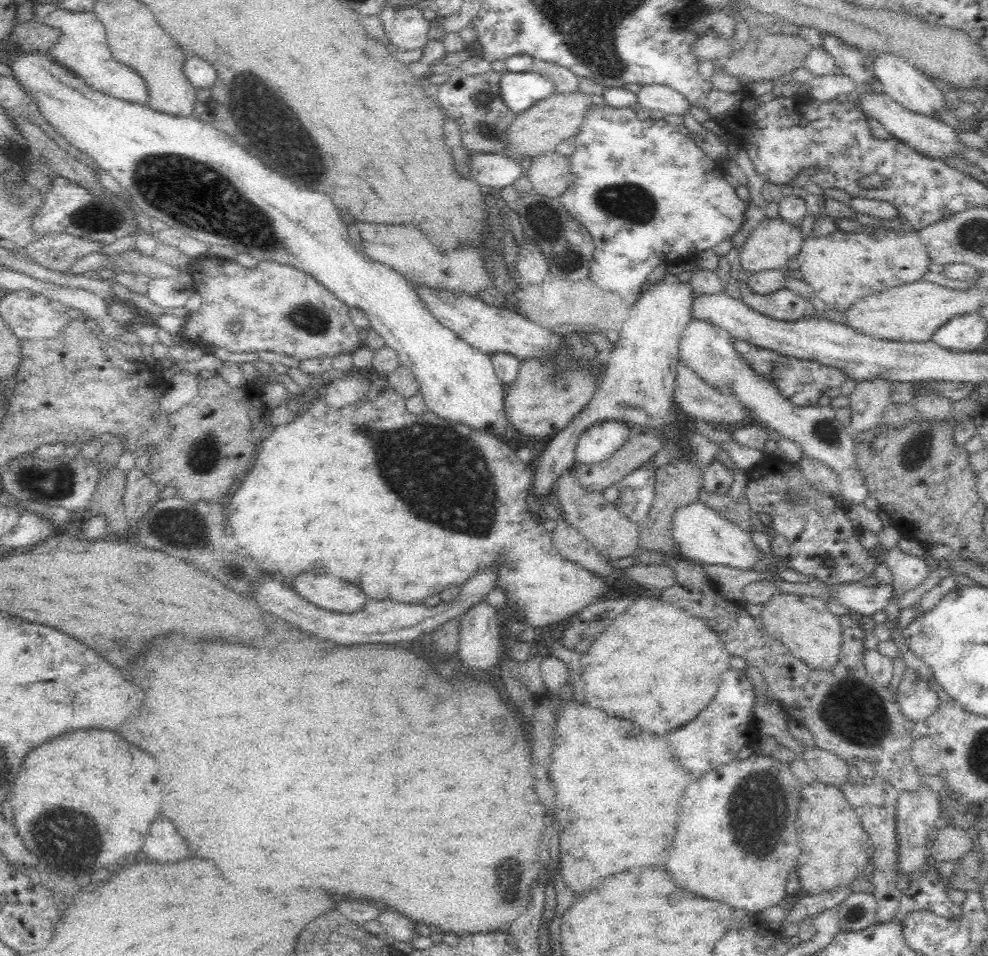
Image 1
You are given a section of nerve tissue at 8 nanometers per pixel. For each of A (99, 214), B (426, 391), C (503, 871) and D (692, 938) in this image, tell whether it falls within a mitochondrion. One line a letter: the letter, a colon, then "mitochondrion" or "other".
A: mitochondrion
B: other
C: mitochondrion
D: other

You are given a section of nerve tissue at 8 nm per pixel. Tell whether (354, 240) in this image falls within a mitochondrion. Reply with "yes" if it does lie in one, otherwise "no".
no

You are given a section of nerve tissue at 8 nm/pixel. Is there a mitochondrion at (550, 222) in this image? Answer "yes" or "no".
yes

